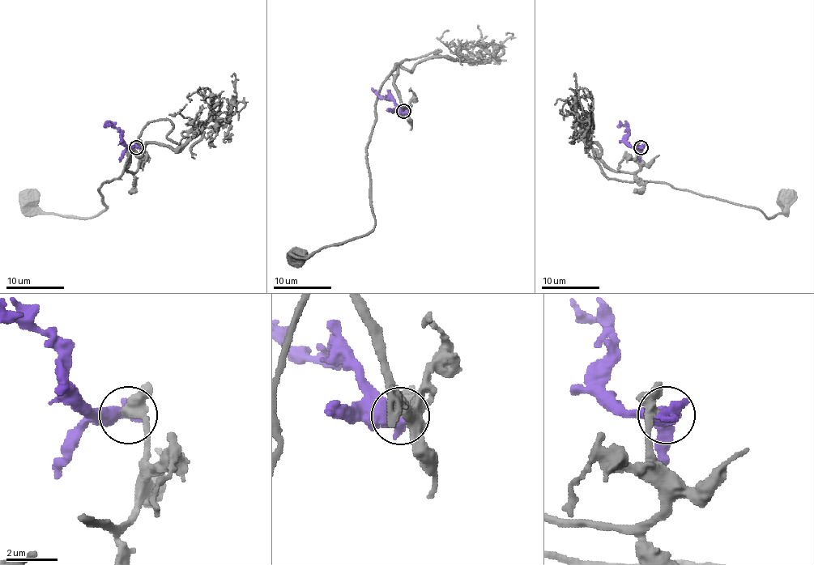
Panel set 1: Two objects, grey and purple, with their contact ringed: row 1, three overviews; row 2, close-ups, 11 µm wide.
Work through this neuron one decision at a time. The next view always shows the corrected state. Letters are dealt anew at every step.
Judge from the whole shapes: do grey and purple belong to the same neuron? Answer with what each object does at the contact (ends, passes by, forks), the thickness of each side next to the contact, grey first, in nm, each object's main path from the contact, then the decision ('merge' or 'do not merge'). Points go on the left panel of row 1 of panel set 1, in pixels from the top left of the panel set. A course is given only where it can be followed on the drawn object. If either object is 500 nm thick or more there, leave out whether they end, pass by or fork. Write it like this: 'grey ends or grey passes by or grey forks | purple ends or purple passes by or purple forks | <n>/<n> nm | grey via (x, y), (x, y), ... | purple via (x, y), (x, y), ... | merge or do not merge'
360/650 nm | grey via (136, 147), (138, 167), (125, 166), (104, 182), (107, 207), (91, 217), (44, 214), (29, 200) | purple via (136, 147), (129, 147), (122, 140), (122, 133), (117, 128), (111, 125), (104, 127) | merge

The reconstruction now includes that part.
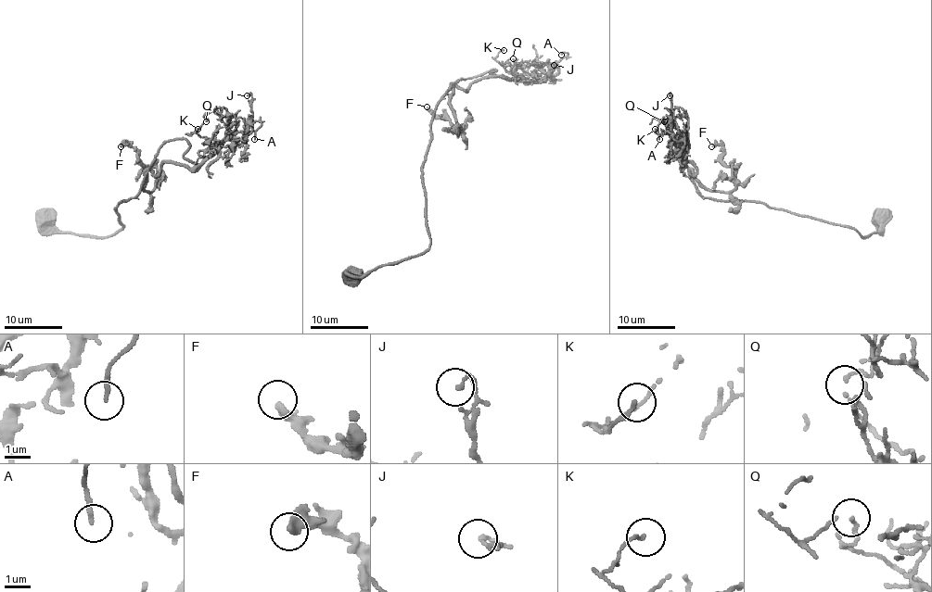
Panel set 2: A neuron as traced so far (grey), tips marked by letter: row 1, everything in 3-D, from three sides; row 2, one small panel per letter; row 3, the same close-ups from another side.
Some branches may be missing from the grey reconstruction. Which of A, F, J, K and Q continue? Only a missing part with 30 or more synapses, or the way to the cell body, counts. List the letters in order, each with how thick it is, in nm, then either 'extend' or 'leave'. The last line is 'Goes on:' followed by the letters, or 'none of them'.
A: 180 nm thick; leave
F: 240 nm thick; leave
J: 150 nm thick; leave
K: 120 nm thick; leave
Q: 100 nm thick; leave
Goes on: none of them

